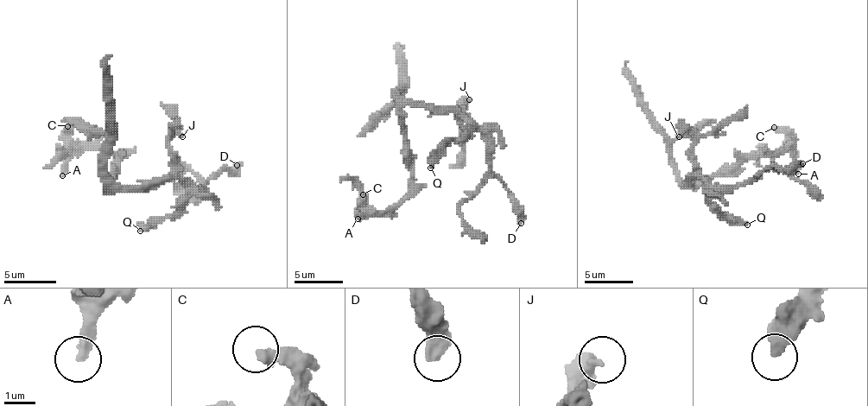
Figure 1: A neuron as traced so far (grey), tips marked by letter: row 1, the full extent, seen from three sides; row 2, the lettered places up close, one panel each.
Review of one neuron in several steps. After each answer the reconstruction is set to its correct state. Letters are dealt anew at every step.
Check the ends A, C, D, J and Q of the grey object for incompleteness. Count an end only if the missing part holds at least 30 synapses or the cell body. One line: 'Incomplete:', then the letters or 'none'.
Incomplete: A

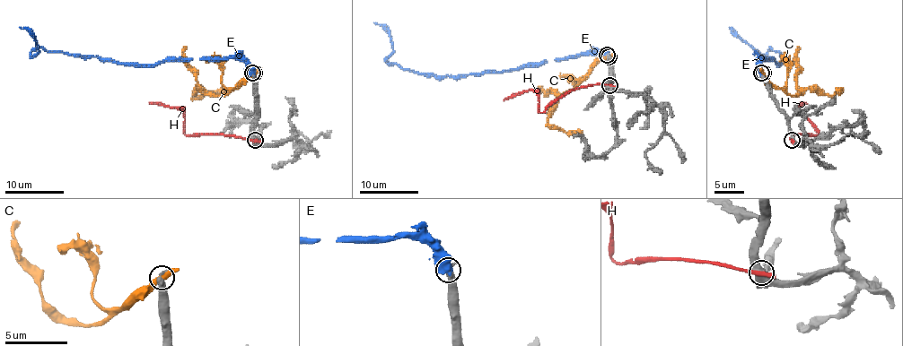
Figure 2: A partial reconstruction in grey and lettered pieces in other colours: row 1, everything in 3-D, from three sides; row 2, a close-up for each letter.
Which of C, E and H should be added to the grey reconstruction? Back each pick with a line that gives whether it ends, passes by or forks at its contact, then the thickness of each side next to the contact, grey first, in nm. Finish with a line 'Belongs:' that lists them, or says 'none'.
E: it ends there; 440 nm thick on the grey side, 700 nm on the other
Belongs: E

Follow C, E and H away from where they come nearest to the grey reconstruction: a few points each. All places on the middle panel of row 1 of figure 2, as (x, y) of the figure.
C: (609, 56), (604, 56), (558, 99), (548, 118), (551, 125), (565, 132), (583, 134)
E: (608, 55), (569, 55), (502, 71), (428, 75), (390, 64), (385, 59), (392, 47), (391, 36), (373, 22)
H: (610, 86), (590, 84), (572, 89), (540, 113), (539, 96), (533, 90), (511, 95), (504, 100)

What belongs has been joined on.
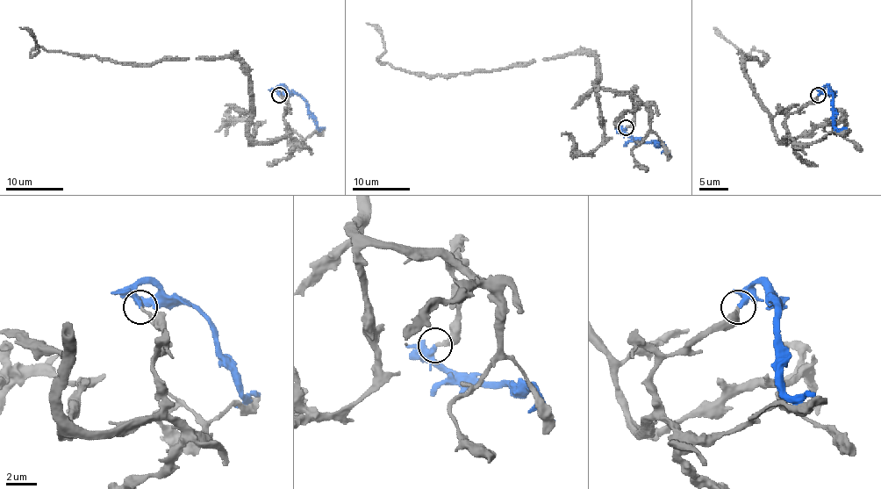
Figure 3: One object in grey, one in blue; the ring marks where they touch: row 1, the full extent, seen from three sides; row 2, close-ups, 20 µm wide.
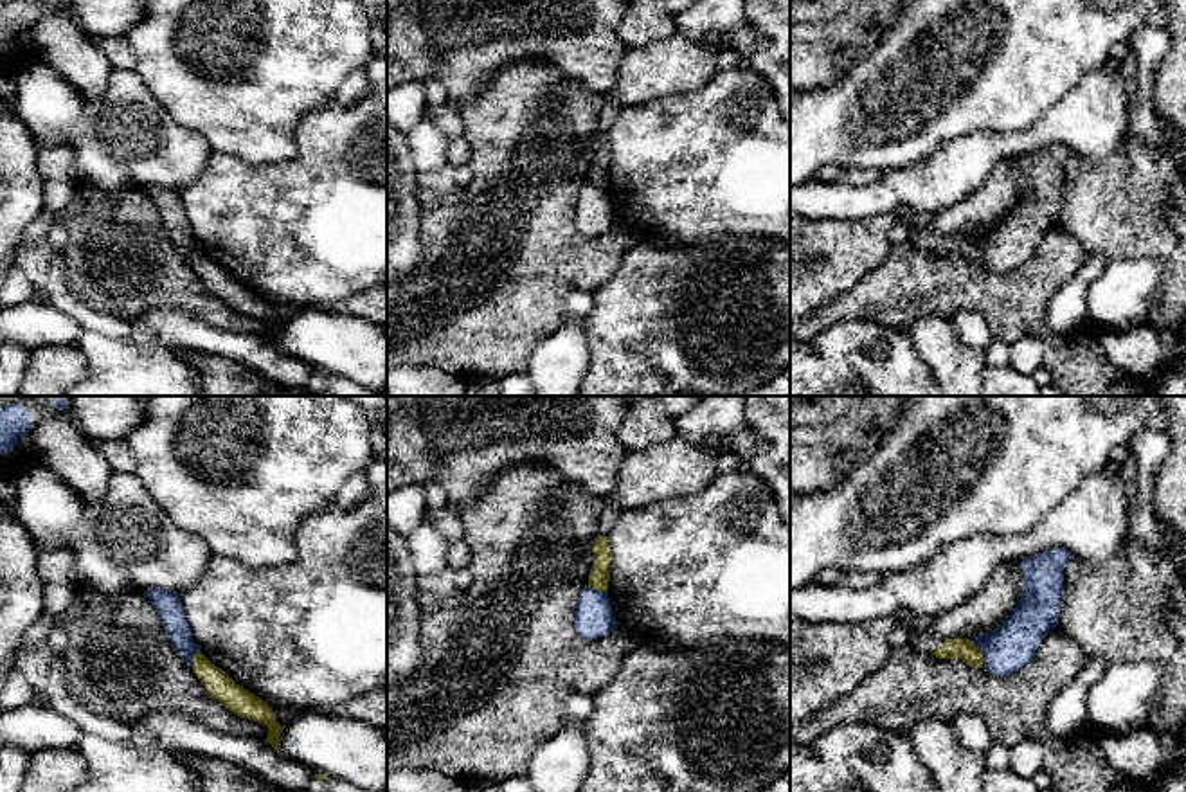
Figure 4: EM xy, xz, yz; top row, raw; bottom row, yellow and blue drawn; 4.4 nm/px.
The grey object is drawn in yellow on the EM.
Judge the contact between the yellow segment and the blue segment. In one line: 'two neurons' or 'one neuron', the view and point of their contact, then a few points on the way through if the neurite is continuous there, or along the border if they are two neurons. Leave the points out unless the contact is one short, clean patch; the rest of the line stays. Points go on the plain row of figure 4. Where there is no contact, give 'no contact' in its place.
two neurons | yz (981, 251) | along yz (972, 238), (981, 249), (983, 263)

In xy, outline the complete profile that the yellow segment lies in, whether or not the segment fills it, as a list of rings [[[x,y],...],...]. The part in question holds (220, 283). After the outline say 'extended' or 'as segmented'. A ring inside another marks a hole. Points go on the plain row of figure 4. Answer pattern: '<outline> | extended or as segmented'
[[[200,247],[193,252],[193,268],[209,292],[241,315],[268,324],[268,338],[279,349],[279,333],[286,322],[275,319],[275,310],[263,295],[236,281],[221,265],[214,263]]] | as segmented

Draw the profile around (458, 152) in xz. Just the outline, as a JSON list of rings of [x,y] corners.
[[[464,139],[448,140],[446,160],[454,167],[468,164],[468,160],[470,160],[470,146],[466,144]]]

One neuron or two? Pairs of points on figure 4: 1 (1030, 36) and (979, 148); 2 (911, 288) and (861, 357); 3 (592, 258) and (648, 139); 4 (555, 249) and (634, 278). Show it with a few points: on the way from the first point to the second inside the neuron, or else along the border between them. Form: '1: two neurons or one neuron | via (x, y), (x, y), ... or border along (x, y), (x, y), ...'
1: two neurons | border along (1030, 126), (1019, 132), (974, 130), (947, 141)
2: two neurons | border along (843, 321), (873, 321), (902, 332)
3: two neurons | border along (616, 220), (636, 229), (645, 238)
4: two neurons | border along (645, 240), (632, 245), (619, 267), (592, 290)

